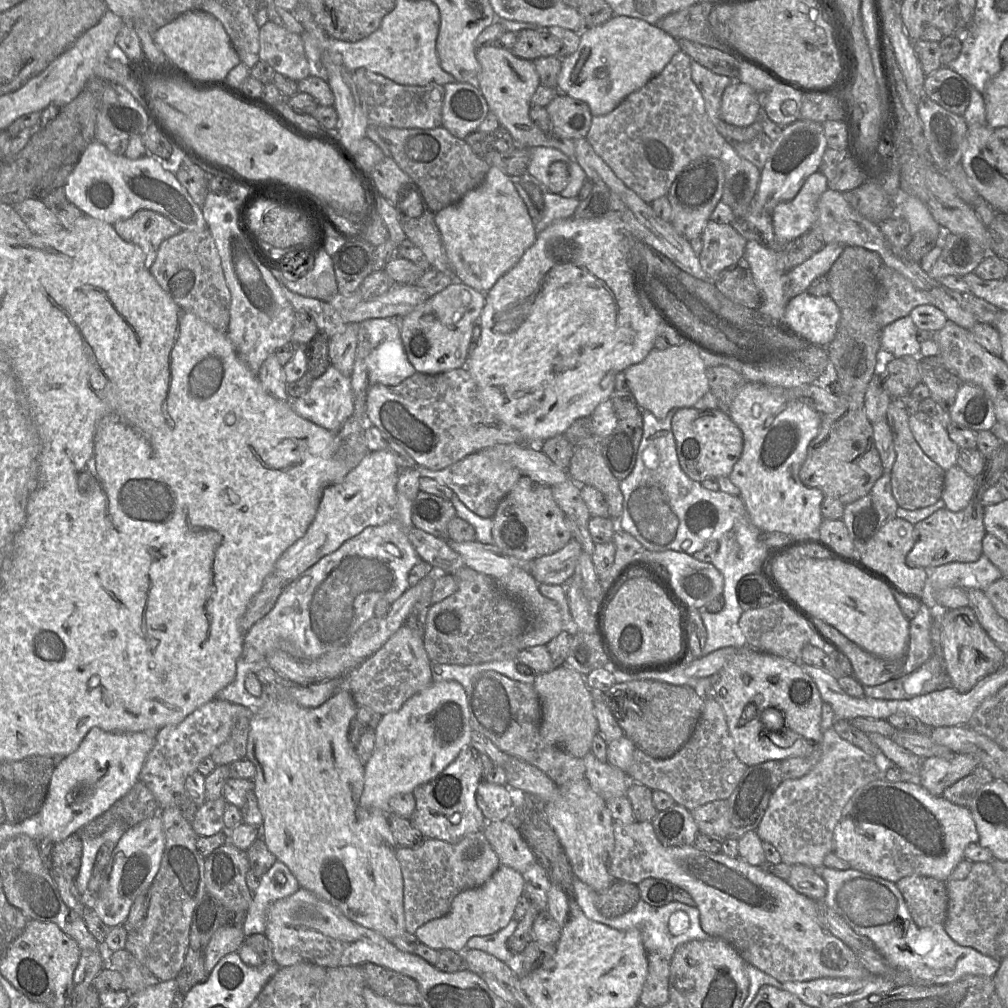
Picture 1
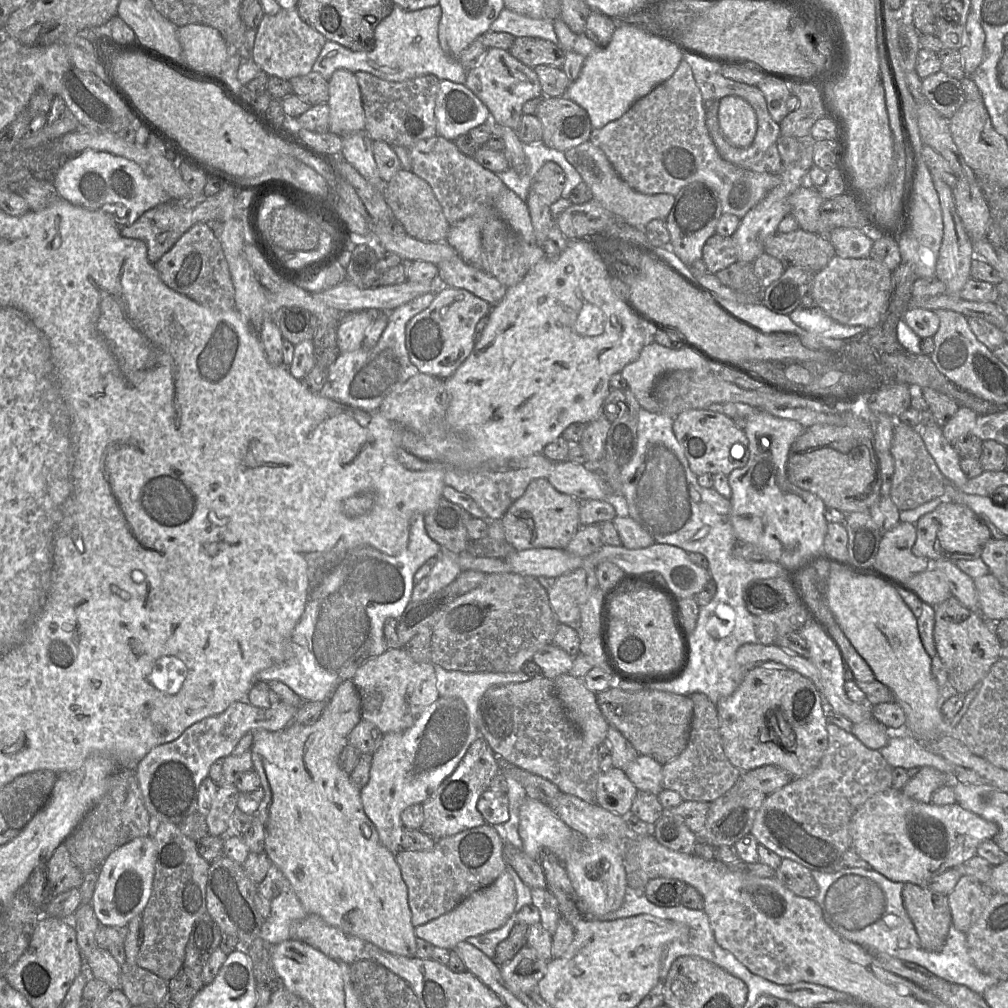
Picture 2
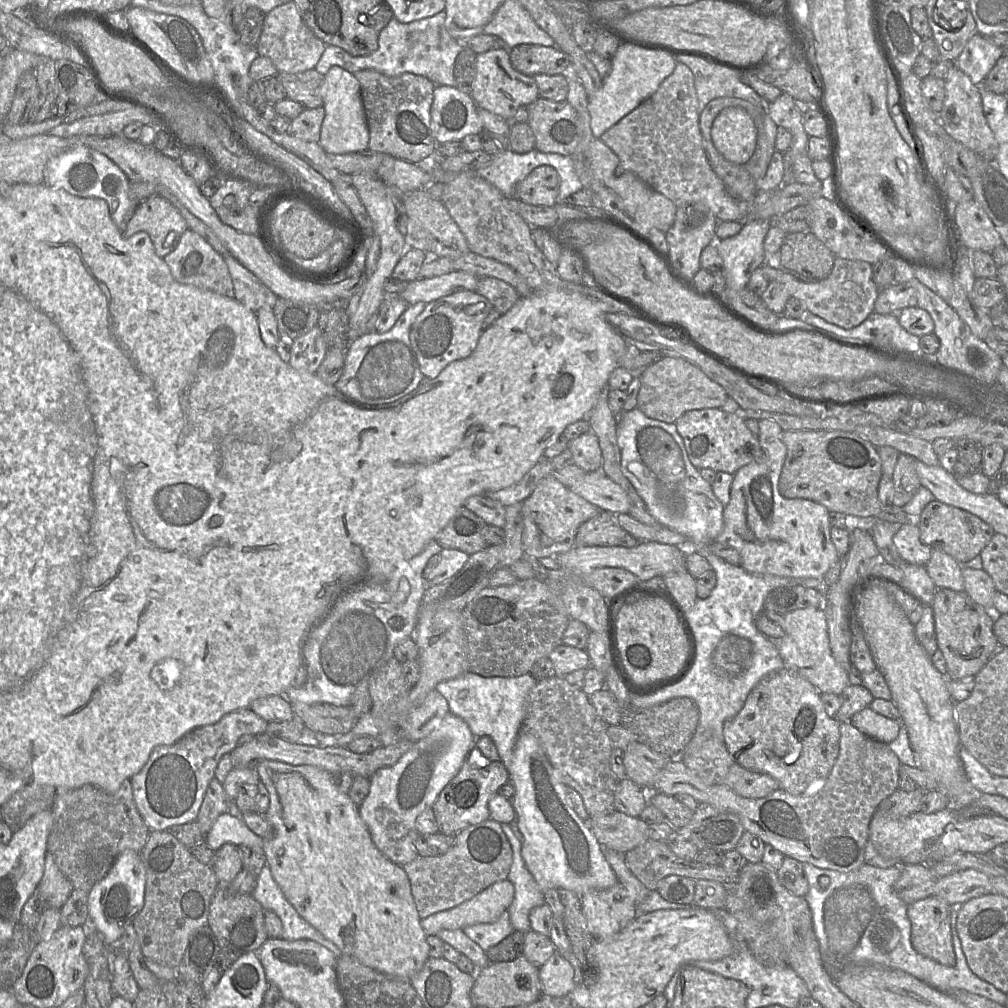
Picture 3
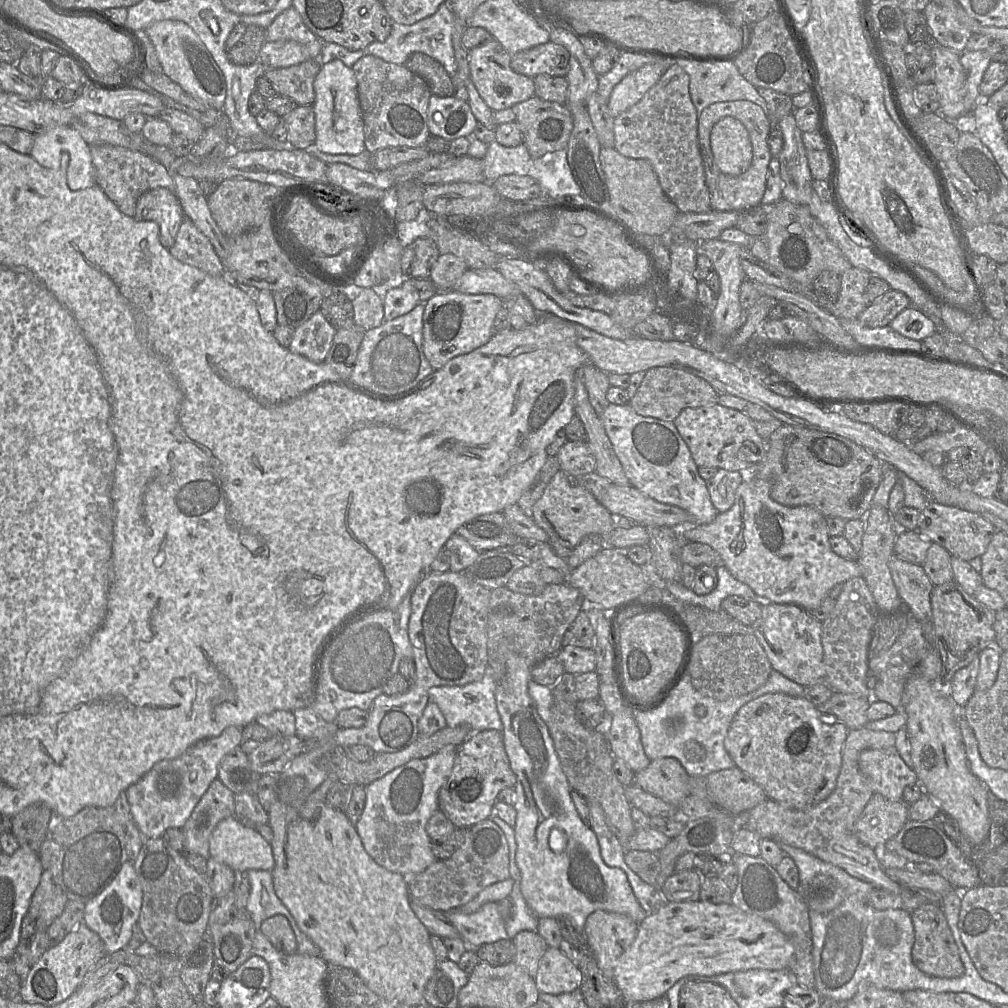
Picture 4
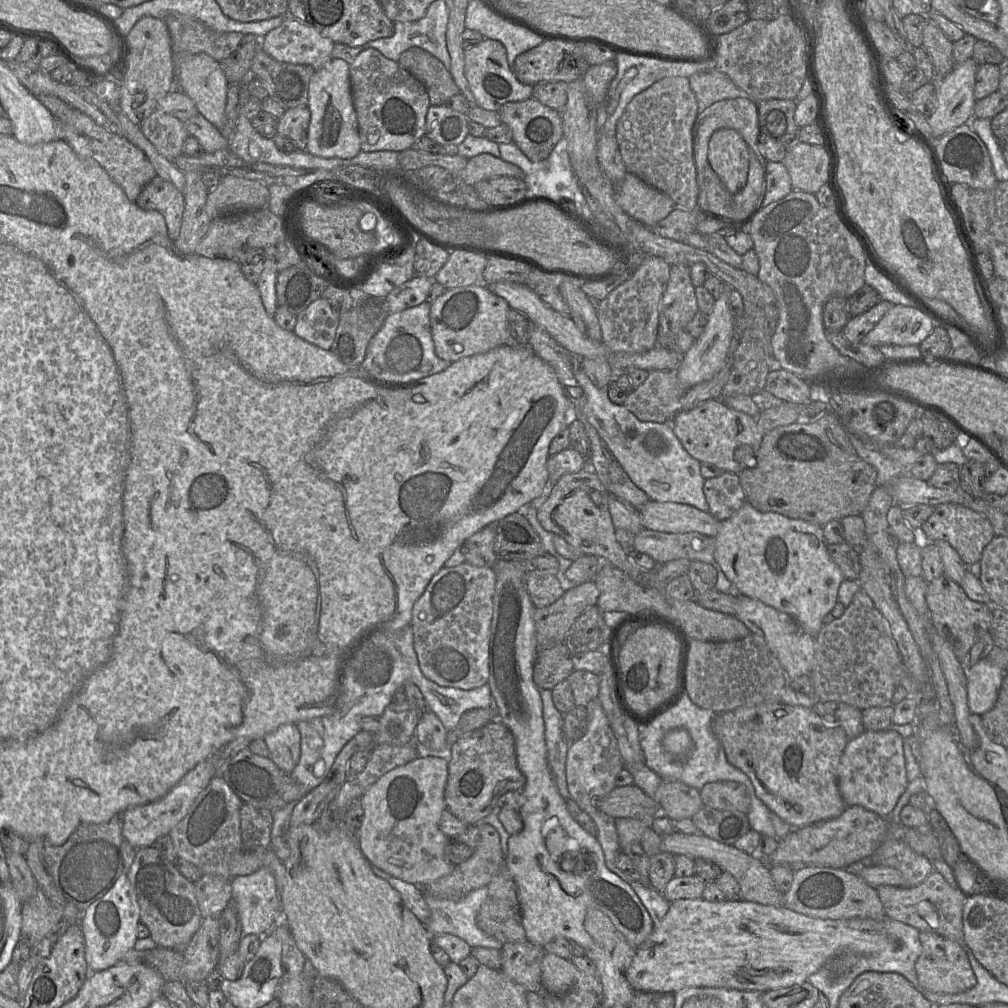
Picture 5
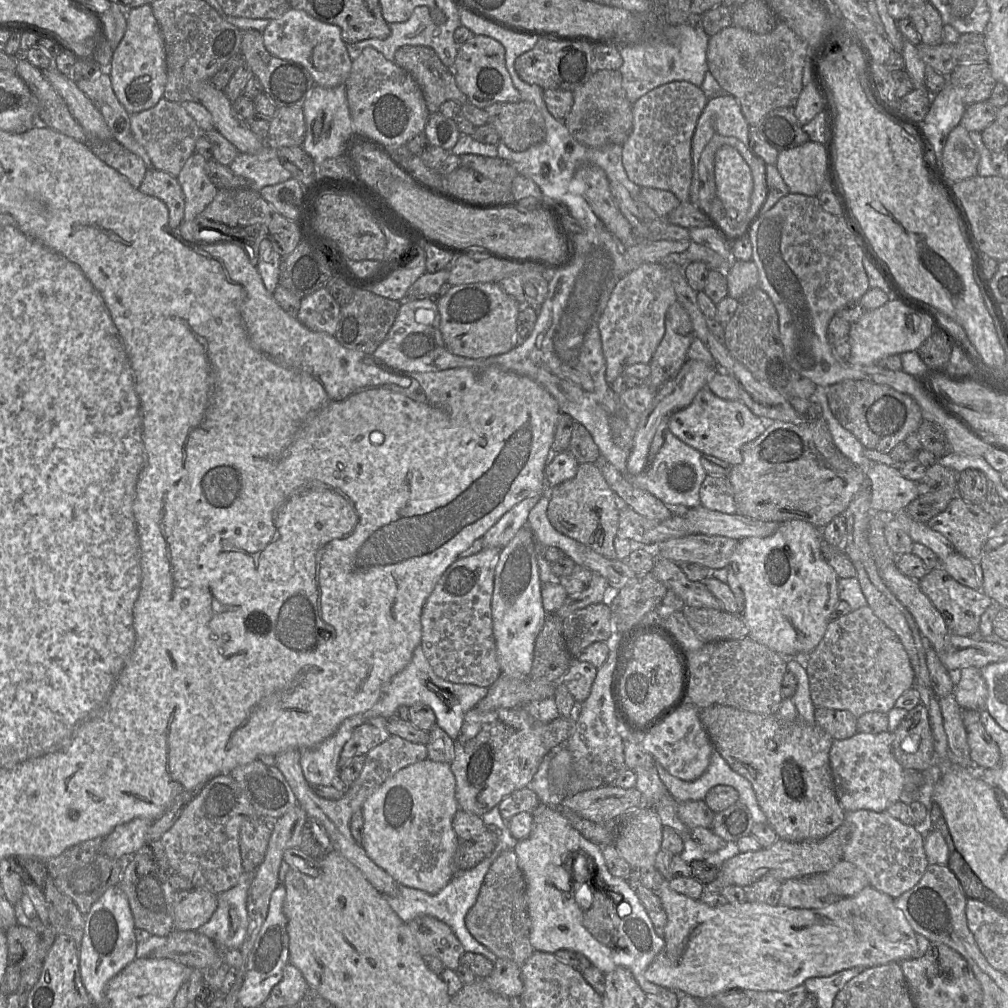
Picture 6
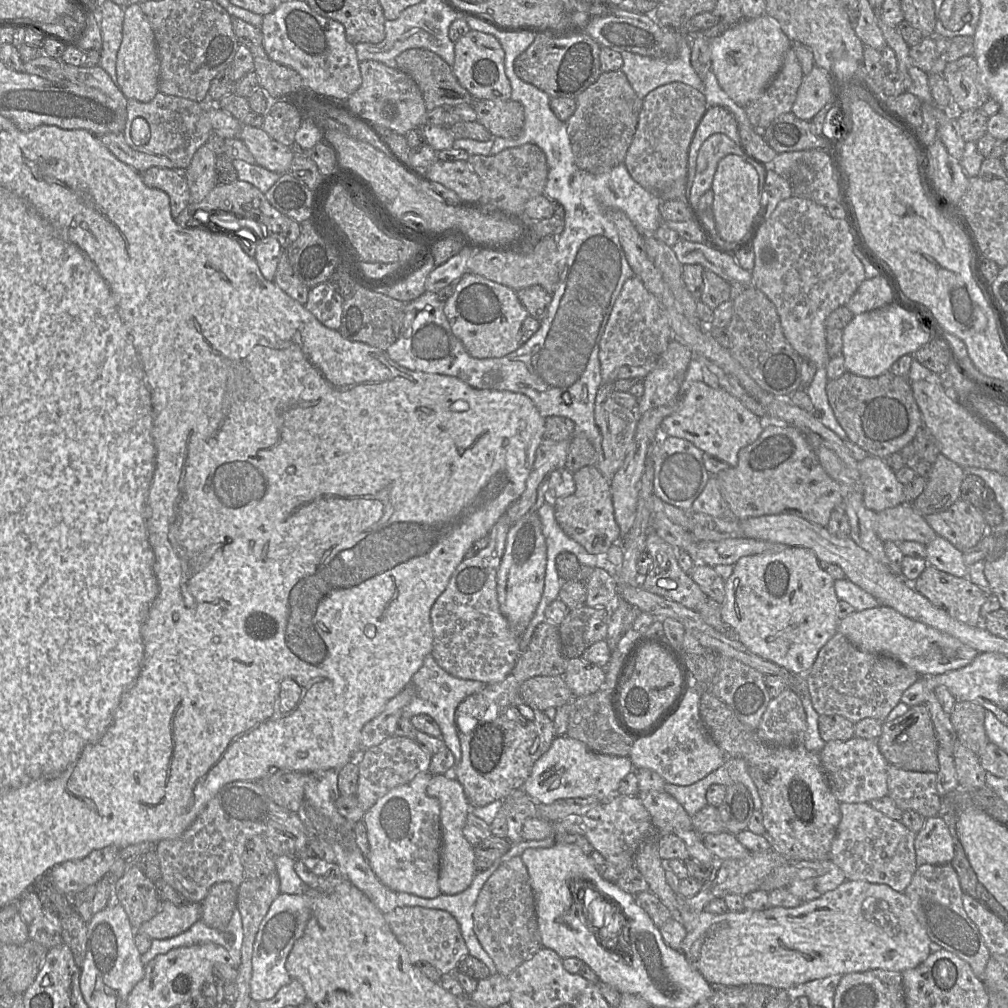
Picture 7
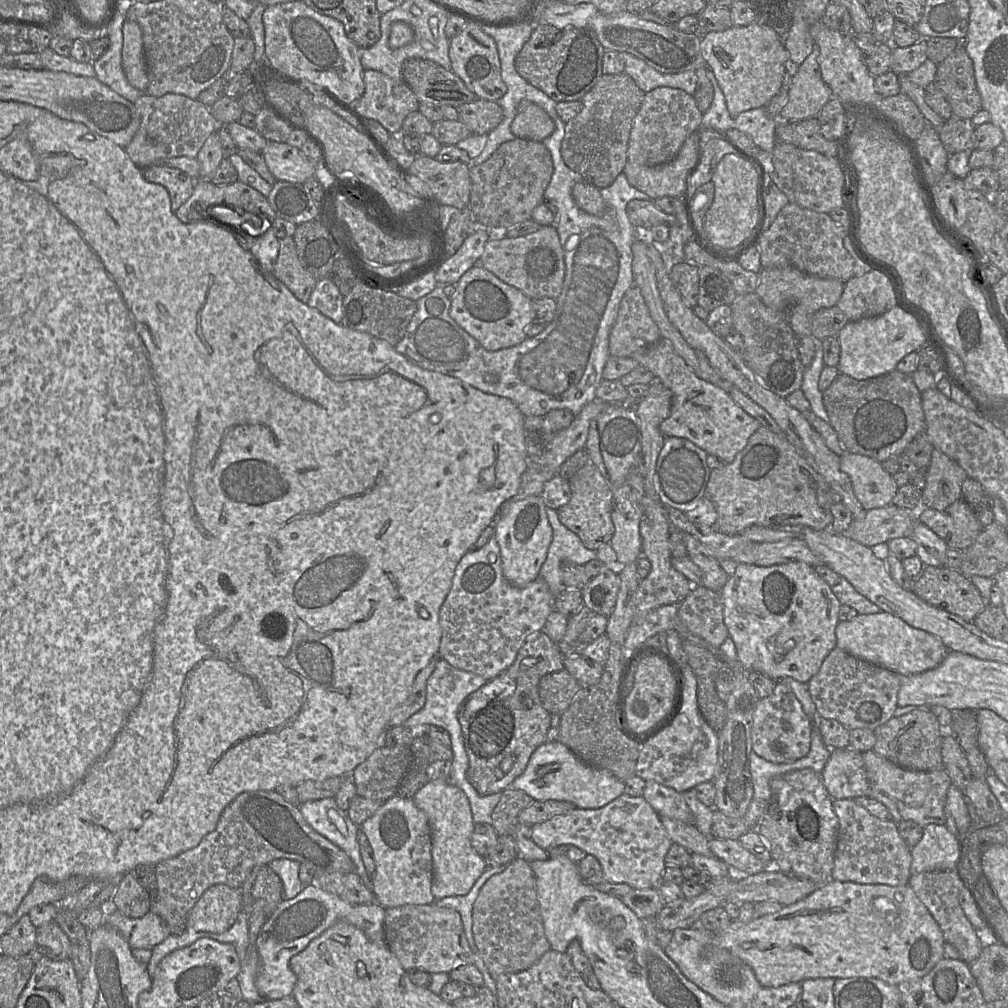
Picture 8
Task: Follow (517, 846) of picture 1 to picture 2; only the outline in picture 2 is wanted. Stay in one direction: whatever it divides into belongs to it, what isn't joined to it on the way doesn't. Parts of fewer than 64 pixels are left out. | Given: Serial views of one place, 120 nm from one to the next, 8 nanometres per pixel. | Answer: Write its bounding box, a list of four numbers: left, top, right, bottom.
[504,845,546,888]

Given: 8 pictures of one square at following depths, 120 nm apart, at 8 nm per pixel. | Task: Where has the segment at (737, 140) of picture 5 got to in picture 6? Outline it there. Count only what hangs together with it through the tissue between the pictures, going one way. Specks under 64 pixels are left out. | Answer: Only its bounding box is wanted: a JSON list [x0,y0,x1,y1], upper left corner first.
[714,146,753,222]

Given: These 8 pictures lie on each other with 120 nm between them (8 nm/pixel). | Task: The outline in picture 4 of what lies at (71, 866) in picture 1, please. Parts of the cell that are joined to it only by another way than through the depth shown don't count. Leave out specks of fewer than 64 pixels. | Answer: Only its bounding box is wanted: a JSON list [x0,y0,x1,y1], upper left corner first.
[28,870,67,932]

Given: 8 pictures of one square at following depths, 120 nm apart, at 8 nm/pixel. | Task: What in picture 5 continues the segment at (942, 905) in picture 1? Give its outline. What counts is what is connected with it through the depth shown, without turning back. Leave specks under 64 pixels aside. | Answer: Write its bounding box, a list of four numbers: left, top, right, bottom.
[915,931,976,994]

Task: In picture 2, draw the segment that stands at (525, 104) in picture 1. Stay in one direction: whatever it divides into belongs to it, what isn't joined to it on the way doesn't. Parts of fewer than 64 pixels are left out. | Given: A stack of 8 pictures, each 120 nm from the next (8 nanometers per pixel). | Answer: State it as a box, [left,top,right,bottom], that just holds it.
[464,48,673,228]

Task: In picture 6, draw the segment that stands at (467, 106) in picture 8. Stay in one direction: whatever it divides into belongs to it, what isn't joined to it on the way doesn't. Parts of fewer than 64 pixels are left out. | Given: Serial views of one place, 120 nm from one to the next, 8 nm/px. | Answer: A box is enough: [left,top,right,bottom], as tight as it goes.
[484,102,545,152]

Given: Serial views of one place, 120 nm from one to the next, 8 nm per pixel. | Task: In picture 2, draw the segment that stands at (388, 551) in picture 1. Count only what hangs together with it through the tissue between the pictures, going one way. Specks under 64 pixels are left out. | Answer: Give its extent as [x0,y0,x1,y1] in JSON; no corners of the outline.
[255,515,442,701]

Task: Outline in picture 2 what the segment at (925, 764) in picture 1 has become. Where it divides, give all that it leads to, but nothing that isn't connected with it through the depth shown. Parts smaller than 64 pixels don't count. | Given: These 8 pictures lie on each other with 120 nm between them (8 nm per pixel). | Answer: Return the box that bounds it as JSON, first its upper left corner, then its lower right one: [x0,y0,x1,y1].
[902,766,947,803]

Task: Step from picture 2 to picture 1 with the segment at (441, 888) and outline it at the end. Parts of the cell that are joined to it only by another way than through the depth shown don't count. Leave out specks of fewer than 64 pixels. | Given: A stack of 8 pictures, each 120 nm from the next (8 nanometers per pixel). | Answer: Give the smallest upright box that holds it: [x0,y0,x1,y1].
[396,831,501,934]

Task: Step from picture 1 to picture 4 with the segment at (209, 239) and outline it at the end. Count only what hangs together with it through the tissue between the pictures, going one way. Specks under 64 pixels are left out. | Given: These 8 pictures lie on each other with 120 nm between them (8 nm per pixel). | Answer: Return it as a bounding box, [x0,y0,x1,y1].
[169,219,225,276]

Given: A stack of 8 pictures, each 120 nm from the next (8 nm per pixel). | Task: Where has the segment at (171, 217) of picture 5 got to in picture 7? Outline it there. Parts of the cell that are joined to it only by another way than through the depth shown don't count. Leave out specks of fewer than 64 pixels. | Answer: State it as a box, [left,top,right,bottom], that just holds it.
[141,167,190,219]

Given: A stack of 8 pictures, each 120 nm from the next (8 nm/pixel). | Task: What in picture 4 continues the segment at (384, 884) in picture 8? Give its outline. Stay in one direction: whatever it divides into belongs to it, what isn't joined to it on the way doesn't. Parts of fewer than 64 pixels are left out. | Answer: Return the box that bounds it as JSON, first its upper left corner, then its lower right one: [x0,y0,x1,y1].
[356,745,458,880]

